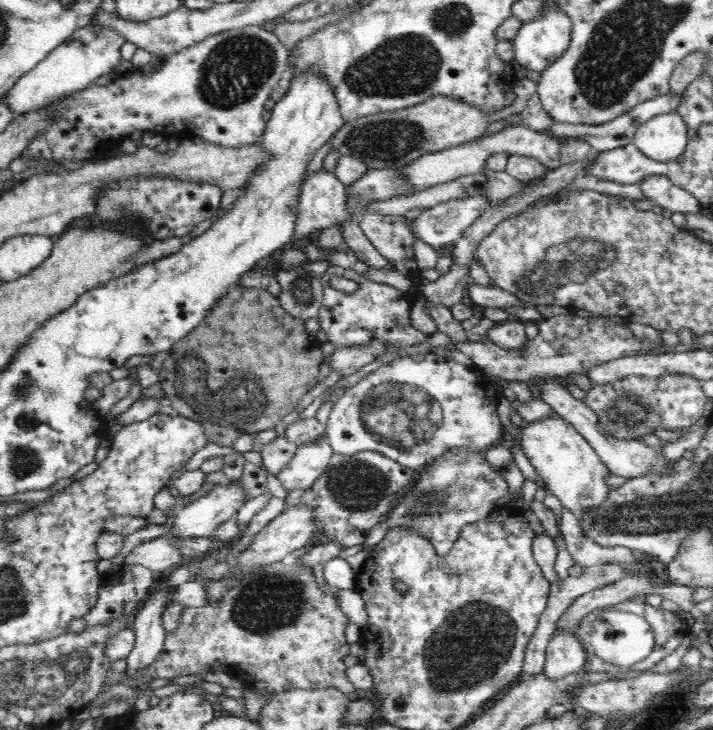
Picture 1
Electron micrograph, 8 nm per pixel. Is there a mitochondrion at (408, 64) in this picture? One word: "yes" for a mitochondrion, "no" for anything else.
yes

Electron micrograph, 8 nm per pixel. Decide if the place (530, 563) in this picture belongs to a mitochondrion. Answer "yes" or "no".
no

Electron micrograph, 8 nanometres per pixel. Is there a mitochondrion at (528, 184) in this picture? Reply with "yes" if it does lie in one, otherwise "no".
no

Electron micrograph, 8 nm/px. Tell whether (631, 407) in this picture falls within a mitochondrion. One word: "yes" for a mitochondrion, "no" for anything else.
yes

